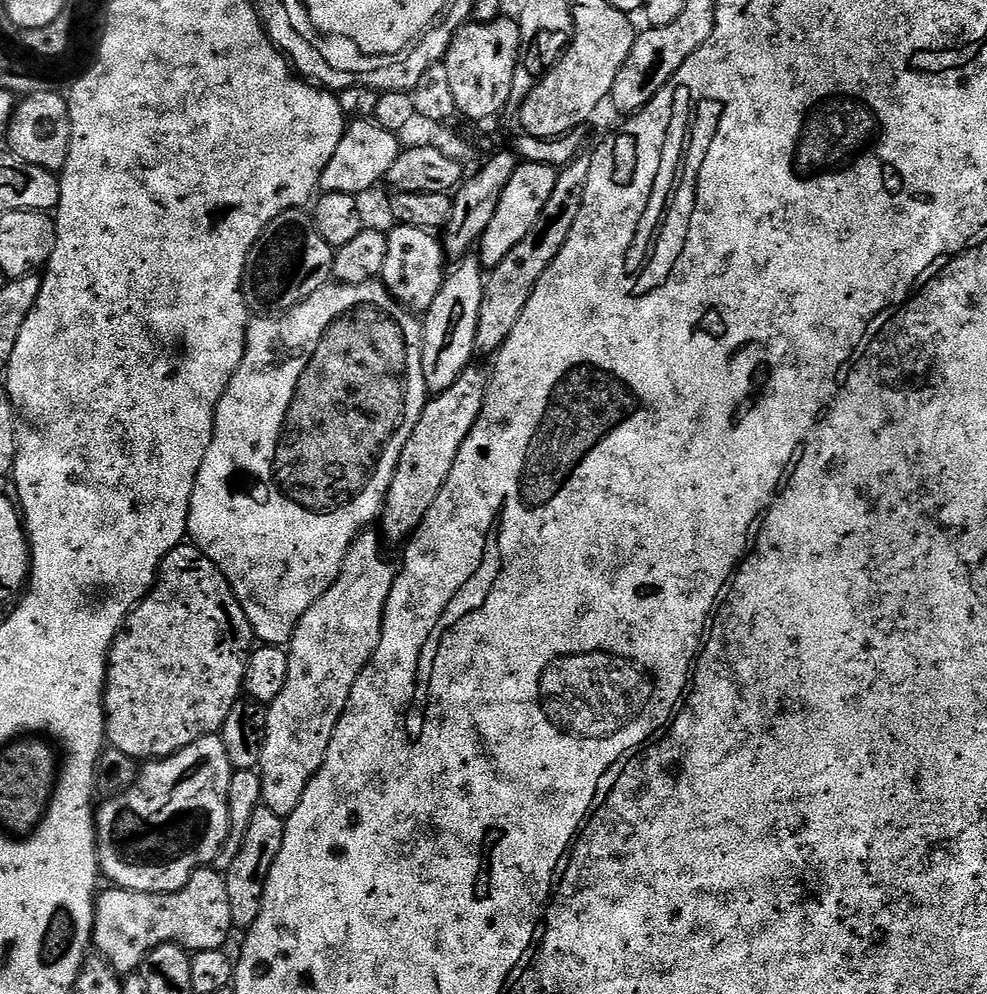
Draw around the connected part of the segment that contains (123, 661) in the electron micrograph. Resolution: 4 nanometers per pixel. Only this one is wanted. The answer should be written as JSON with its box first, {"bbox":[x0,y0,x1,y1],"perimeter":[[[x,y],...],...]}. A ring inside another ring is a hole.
{"bbox":[104,542,254,762],"perimeter":[[[185,542],[178,545],[160,563],[160,571],[156,574],[156,583],[152,585],[151,592],[137,604],[136,609],[124,619],[120,633],[114,638],[112,648],[108,652],[108,677],[104,679],[104,731],[106,740],[111,747],[122,750],[122,754],[130,754],[137,762],[149,760],[163,760],[165,756],[173,756],[178,750],[190,746],[203,736],[215,736],[223,729],[230,710],[241,699],[244,686],[244,672],[248,669],[248,658],[254,648],[252,627],[228,584],[228,579],[220,572],[220,567],[206,554],[201,552],[195,544]]]}

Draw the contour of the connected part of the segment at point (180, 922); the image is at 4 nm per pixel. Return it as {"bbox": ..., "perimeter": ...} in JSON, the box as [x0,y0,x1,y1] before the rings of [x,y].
{"bbox":[92,866,233,974],"perimeter":[[[205,866],[199,868],[190,878],[190,882],[186,882],[186,886],[182,886],[182,890],[177,892],[131,892],[125,888],[117,888],[115,886],[108,886],[105,892],[103,889],[96,898],[96,917],[92,927],[92,944],[99,955],[105,956],[111,962],[116,972],[132,974],[143,965],[144,959],[150,954],[150,950],[154,950],[158,946],[163,944],[180,944],[191,953],[201,952],[202,950],[221,950],[225,947],[224,943],[227,942],[228,935],[233,935],[233,932],[232,919],[230,918],[230,894],[226,894],[226,882],[223,875],[217,872],[215,867]]]}

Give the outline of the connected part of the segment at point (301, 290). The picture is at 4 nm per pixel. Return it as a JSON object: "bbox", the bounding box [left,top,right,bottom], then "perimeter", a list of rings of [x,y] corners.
{"bbox":[244,210,334,314],"perimeter":[[[293,210],[278,214],[254,242],[244,267],[244,300],[249,309],[260,314],[289,312],[310,294],[329,283],[332,275],[334,250],[318,234],[316,225],[307,211]]]}

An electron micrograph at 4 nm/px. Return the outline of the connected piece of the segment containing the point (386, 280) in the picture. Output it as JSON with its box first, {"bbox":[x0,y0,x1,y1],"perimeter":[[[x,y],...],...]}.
{"bbox":[382,224,446,314],"perimeter":[[[396,224],[393,232],[387,233],[386,262],[382,266],[382,281],[388,293],[403,308],[413,314],[423,314],[438,298],[438,290],[442,290],[446,275],[446,257],[441,237],[427,228],[415,228],[405,224]]]}

